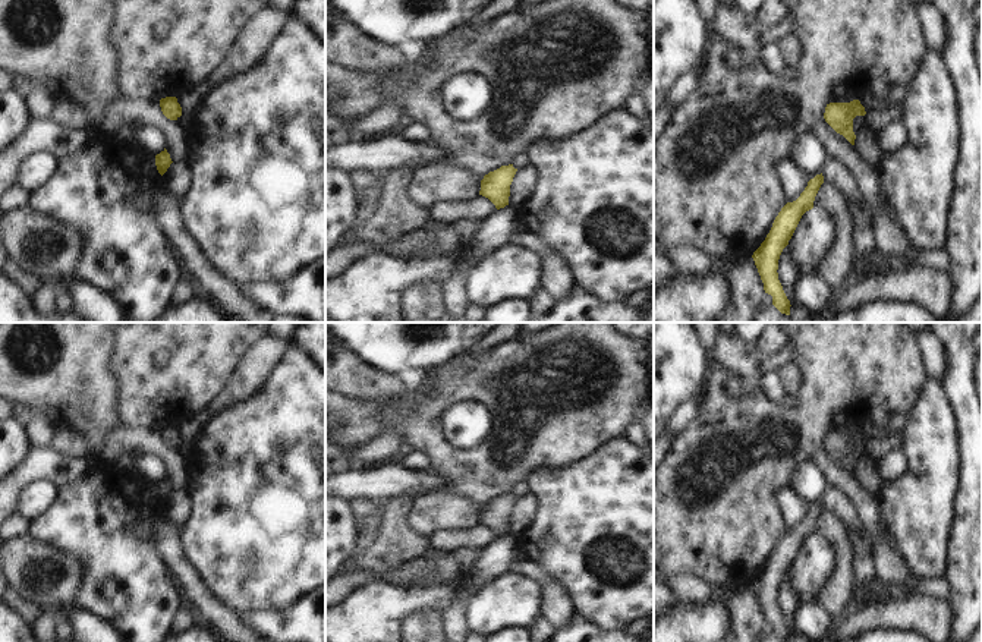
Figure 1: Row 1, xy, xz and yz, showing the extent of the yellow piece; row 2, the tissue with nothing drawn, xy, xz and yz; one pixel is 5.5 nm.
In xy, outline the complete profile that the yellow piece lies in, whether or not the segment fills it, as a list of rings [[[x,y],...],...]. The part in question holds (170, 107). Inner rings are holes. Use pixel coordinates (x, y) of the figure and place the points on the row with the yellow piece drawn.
[[[166,97],[160,100],[163,114],[170,120],[177,120],[182,116],[182,107],[176,97]]]

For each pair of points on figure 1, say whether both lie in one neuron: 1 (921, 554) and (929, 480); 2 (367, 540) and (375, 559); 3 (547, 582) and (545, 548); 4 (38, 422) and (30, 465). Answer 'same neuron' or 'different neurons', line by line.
1: same neuron
2: different neurons
3: different neurons
4: different neurons

